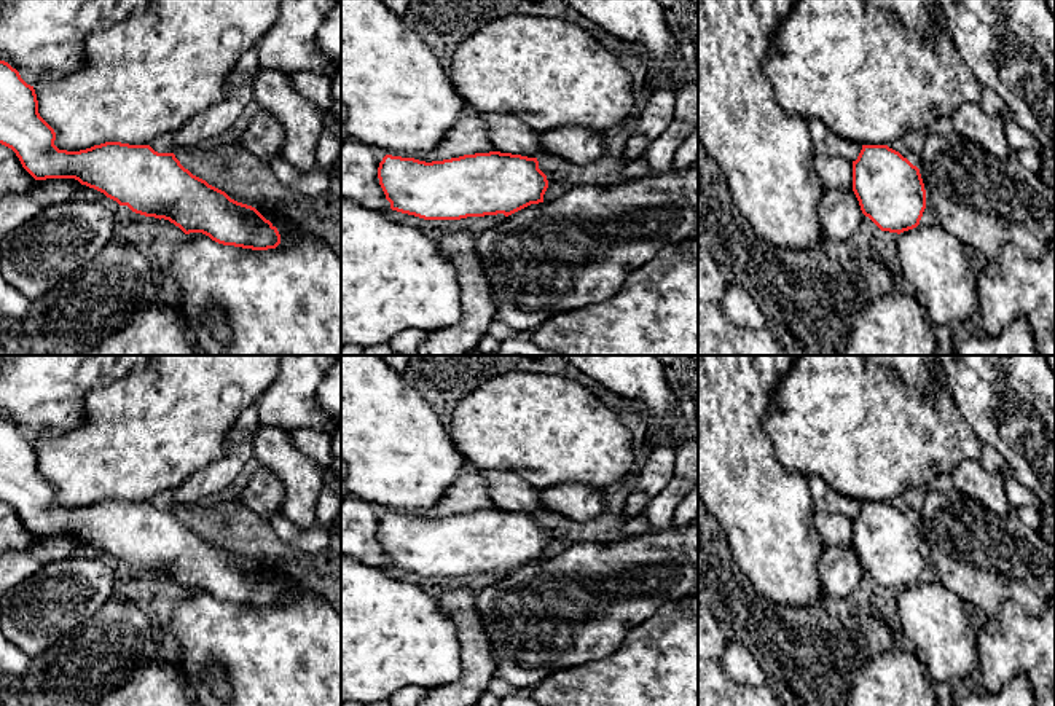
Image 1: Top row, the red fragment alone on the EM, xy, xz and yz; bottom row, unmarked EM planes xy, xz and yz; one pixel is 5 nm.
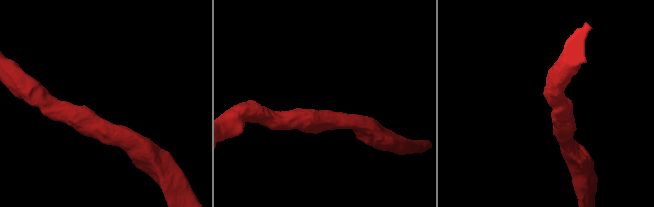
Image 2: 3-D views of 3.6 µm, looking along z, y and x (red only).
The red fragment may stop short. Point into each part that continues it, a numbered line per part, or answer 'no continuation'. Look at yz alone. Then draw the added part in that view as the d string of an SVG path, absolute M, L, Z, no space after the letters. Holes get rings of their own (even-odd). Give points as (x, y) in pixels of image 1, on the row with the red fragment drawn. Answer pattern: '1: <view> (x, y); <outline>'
no continuation

